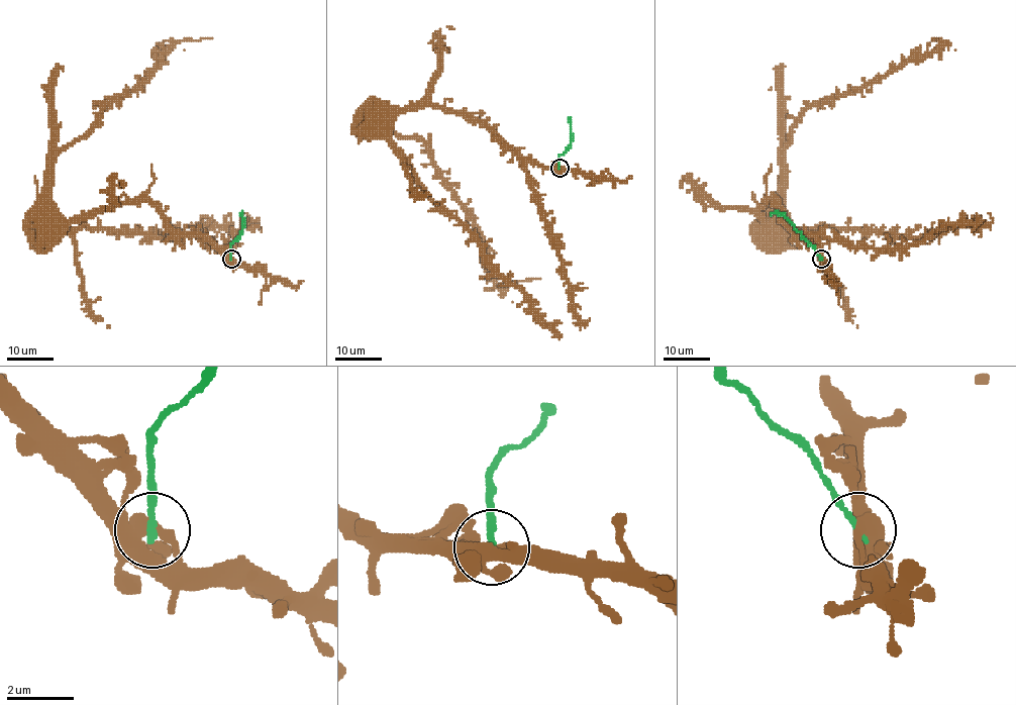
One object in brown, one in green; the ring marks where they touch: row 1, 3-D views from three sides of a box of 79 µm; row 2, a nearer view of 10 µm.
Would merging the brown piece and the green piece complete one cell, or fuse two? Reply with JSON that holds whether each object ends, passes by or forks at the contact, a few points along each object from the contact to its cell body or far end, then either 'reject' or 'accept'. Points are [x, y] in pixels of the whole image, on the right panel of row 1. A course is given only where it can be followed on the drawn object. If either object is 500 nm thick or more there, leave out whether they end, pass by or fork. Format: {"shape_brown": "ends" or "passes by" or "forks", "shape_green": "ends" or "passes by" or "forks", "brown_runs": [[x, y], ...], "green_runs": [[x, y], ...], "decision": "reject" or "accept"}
{"brown_runs": [[821, 259], [773, 202], [759, 212], [780, 197], [791, 127], [930, 55], [931, 37]], "green_runs": [[821, 259], [782, 213], [772, 213]], "decision": "reject"}

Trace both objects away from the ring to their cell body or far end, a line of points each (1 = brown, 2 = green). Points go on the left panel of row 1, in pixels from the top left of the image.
1: (231, 259), (147, 202), (65, 219), (51, 197), (55, 157), (113, 97), (174, 39), (211, 37)
2: (231, 259), (231, 245), (242, 226), (241, 213)

